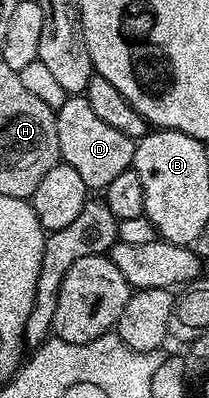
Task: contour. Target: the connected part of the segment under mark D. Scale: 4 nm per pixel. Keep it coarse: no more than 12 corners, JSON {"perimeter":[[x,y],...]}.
{"perimeter":[[84,95],[55,109],[61,161],[88,189],[132,166],[136,141]]}

